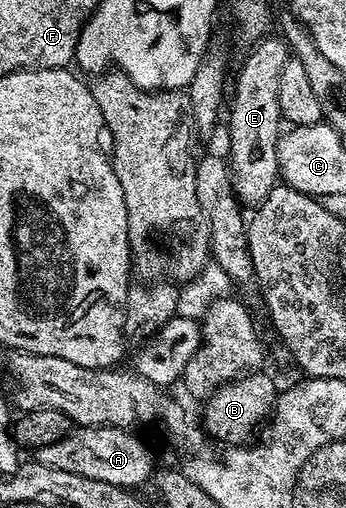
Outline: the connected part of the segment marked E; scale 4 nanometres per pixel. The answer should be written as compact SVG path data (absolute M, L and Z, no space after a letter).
M271 35L265 36L253 44L255 45L254 49L246 57L246 73L239 75L238 82L236 82L235 85L233 82L232 93L234 89L234 103L231 107L229 104L228 107L228 113L230 109L230 157L228 156L228 164L230 167L230 175L234 183L234 194L238 196L239 202L246 207L257 207L261 205L264 199L268 199L268 195L272 192L272 190L274 190L275 185L279 184L280 181L280 174L278 172L278 139L280 134L283 132L284 122L282 120L282 112L280 111L279 83L280 74L284 69L284 63L290 58L290 50L284 39L277 36L274 36L275 38L270 36Z

